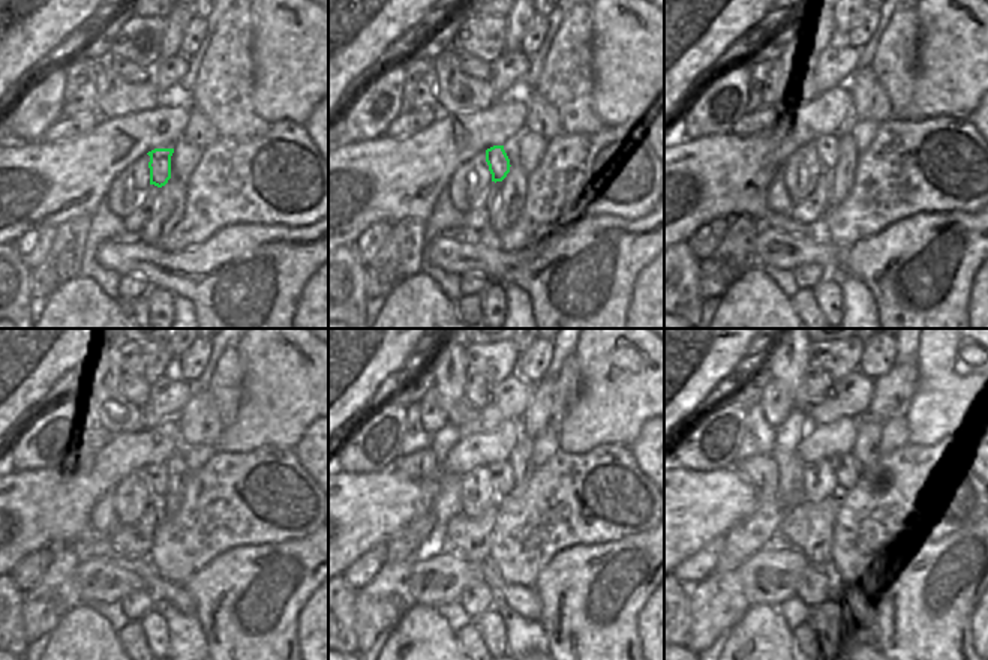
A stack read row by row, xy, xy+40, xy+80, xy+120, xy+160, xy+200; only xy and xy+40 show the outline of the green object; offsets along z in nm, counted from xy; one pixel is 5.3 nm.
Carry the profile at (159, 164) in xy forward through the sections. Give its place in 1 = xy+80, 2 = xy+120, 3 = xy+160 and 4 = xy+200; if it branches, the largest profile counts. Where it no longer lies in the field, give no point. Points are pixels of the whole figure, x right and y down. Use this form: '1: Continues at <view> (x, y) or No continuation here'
1: Continues at xy+80 (828, 147)
2: Continues at xy+120 (158, 476)
3: Continues at xy+160 (502, 474)
4: Continues at xy+200 (843, 465).

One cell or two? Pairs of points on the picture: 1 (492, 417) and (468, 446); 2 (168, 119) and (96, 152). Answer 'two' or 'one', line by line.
1: two
2: one

